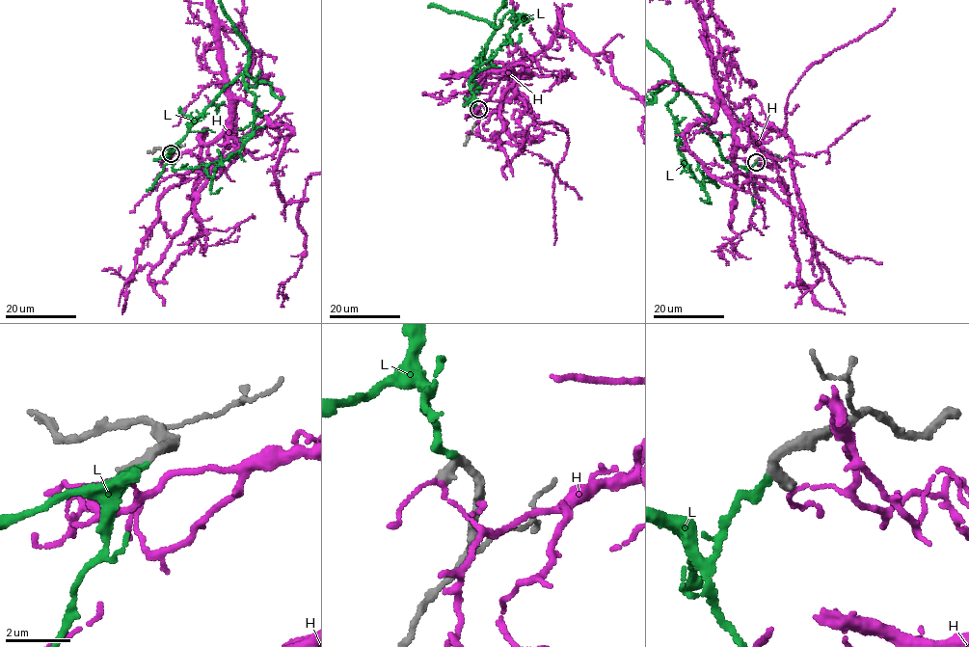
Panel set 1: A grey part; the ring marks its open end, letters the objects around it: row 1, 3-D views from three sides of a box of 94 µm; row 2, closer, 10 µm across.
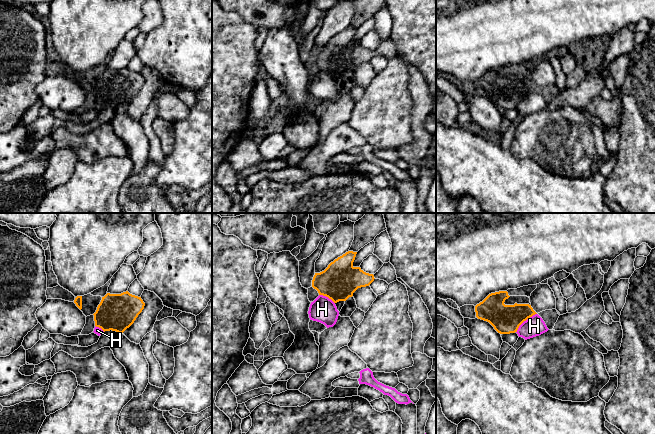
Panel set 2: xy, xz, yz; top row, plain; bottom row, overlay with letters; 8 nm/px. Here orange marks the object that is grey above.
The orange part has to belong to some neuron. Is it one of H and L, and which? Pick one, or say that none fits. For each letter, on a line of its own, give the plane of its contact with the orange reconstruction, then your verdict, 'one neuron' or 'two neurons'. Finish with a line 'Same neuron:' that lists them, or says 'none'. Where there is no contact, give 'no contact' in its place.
H: contact in yz; two neurons
L: no contact; one neuron
Same neuron: L

